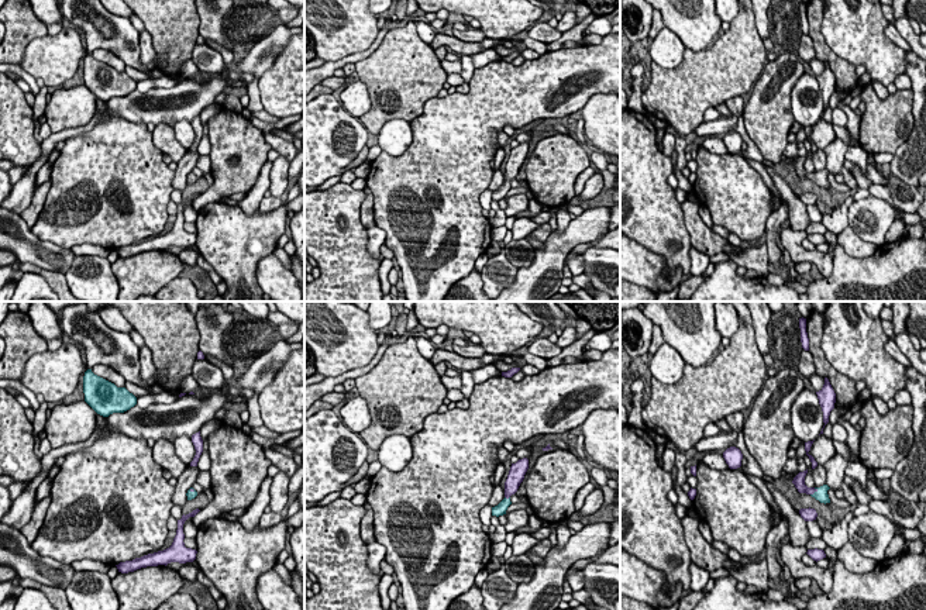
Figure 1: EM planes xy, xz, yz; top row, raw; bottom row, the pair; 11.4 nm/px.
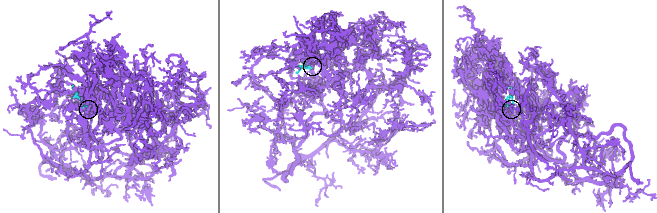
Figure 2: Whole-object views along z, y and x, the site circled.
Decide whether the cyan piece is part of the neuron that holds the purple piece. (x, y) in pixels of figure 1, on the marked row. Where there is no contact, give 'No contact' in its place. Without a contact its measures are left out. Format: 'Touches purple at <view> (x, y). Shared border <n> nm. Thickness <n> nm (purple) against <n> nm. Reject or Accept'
Touches purple at yz (813, 492). Shared border 120 nm. Thickness 130 nm (purple) against 140 nm. Accept

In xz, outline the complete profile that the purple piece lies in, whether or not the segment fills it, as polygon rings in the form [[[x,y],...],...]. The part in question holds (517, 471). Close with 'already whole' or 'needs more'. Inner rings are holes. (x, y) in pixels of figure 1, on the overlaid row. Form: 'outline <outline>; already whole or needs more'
outline [[[519,459],[516,463],[512,463],[507,479],[505,482],[505,499],[495,507],[492,507],[492,516],[506,514],[507,507],[512,504],[510,496],[514,494],[524,479],[524,475],[529,469],[529,459]]]; needs more

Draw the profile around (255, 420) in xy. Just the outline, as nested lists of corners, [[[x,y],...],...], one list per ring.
[[[254,393],[254,396],[247,400],[248,413],[249,413],[249,418],[248,418],[247,424],[252,428],[264,425],[264,421],[261,417],[261,410],[259,410],[259,403],[258,403],[258,396],[259,396],[259,393]]]

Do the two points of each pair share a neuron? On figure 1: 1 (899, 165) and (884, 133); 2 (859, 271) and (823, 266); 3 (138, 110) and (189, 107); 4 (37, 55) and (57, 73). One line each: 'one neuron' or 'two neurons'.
1: two neurons
2: two neurons
3: one neuron
4: one neuron

